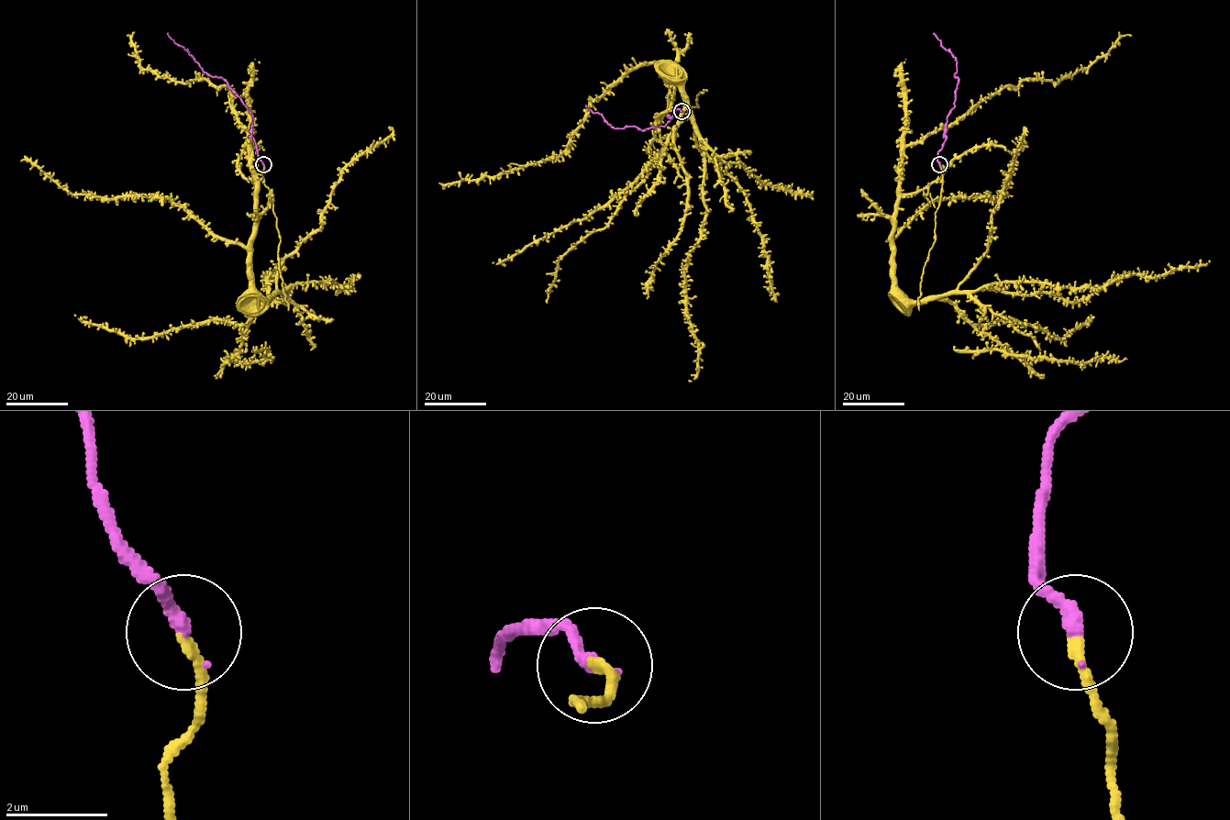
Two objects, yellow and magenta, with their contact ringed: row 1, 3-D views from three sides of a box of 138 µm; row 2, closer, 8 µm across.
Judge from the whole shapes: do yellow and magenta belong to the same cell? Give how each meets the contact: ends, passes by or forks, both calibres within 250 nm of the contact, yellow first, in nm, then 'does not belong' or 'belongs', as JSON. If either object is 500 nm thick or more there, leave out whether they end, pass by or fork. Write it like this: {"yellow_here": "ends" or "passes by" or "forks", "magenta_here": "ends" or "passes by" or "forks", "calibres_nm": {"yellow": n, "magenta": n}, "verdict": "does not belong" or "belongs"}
{"yellow_here": "ends", "magenta_here": "ends", "calibres_nm": {"yellow": 200, "magenta": 280}, "verdict": "belongs"}

